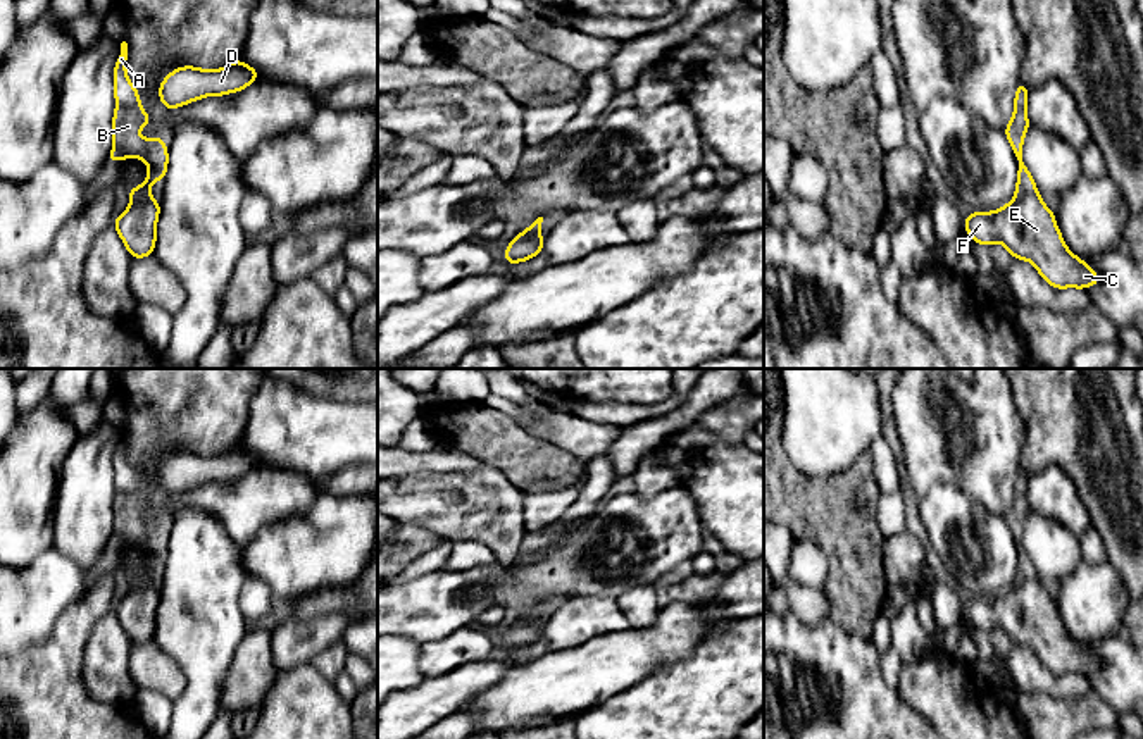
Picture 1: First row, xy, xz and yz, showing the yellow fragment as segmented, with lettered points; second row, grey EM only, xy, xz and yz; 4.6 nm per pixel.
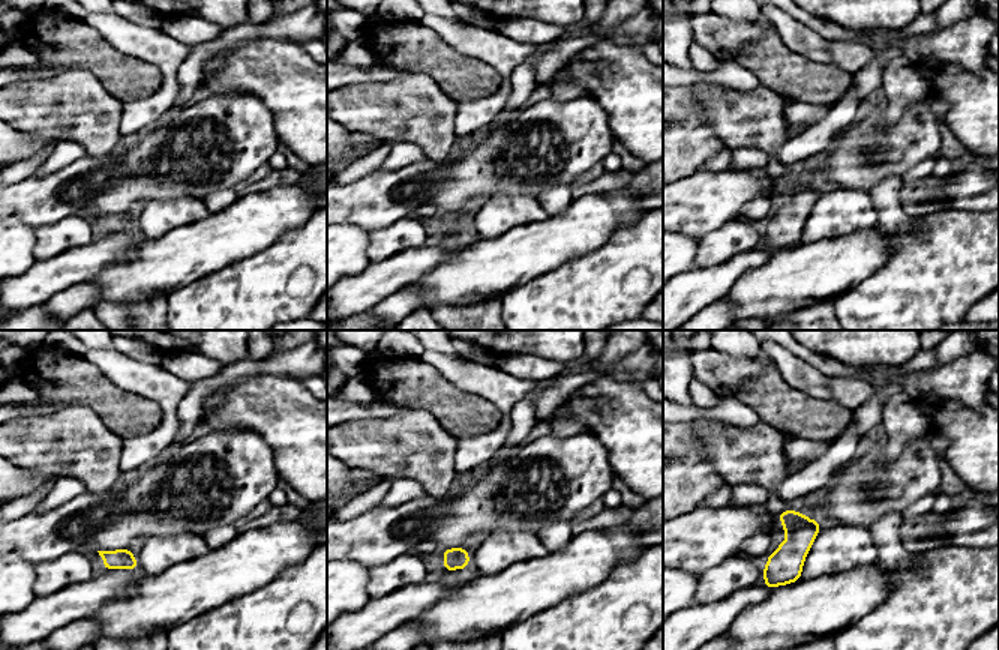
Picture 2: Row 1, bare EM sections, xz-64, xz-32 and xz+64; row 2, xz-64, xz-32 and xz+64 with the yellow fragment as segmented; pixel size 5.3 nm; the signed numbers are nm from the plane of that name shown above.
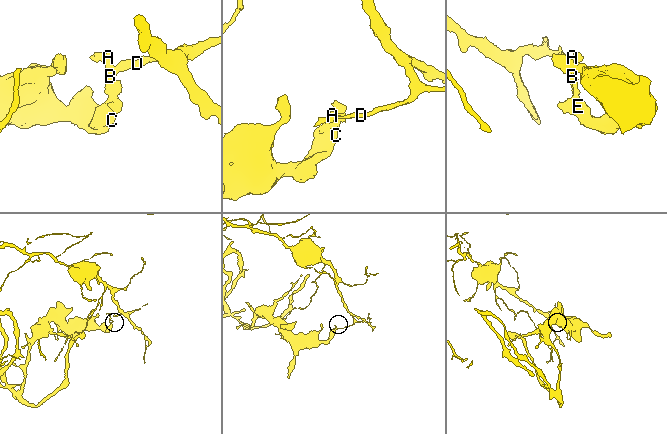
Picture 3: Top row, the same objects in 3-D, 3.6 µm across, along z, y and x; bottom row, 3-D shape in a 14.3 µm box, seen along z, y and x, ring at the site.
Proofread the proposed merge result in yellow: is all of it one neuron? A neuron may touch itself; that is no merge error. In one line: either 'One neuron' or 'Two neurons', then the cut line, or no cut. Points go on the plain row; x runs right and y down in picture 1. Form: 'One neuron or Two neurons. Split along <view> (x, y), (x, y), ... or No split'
Two neurons. Split along yz (1038, 579), (1014, 586)

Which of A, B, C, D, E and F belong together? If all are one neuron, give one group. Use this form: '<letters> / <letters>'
A B D / C E F

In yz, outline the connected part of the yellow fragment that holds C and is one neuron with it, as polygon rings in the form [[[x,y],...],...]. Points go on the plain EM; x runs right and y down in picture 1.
[[[1040,581],[1012,586],[993,598],[971,598],[964,612],[972,627],[986,634],[1002,629],[1012,644],[1031,648],[1057,675],[1100,668],[1100,661],[1065,632],[1055,599]]]

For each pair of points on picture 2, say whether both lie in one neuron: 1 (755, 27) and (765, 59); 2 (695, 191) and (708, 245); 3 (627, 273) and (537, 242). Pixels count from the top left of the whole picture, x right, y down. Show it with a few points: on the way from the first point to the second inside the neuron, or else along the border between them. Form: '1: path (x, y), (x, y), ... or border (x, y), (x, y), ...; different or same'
1: border (771, 29), (761, 38), (749, 42), (735, 59); different
2: border (737, 218), (713, 228), (699, 239); different
3: border (609, 237), (600, 246), (572, 257), (548, 272); different

